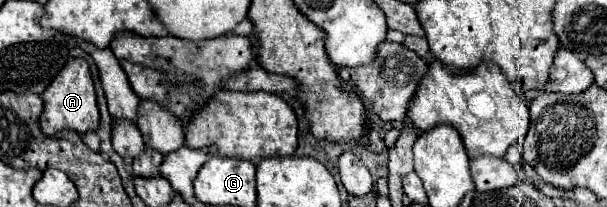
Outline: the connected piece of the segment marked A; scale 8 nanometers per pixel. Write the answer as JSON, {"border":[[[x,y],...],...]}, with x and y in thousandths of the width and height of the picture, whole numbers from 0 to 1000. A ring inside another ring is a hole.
{"border":[[[138,280],[115,290],[96,348],[92,386],[86,386],[86,406],[76,425],[69,483],[72,483],[72,551],[66,570],[66,599],[69,599],[69,638],[82,667],[92,667],[105,628],[122,628],[129,647],[142,647],[142,638],[158,628],[165,599],[158,435],[155,435],[145,300]]]}

